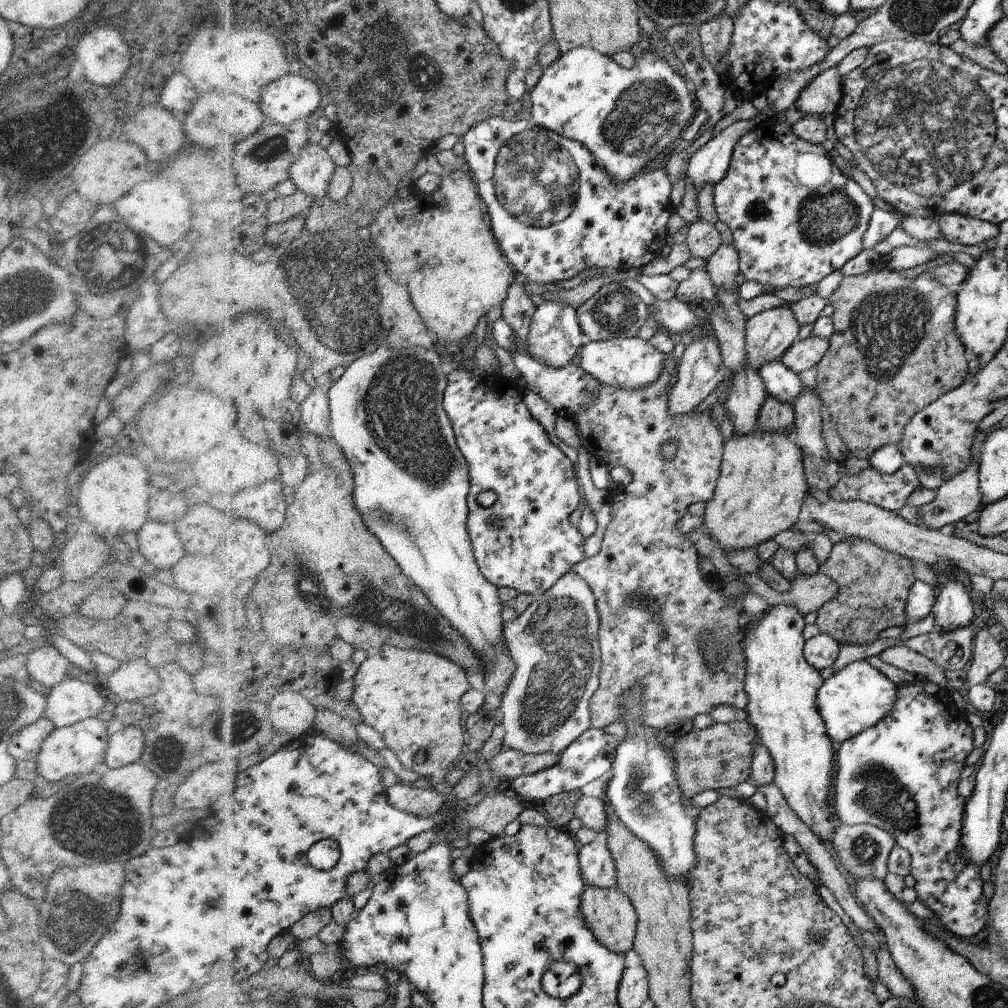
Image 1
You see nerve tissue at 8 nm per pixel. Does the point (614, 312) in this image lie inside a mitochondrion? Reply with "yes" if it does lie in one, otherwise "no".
yes

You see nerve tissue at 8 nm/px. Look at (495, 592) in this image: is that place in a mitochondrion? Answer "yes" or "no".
no

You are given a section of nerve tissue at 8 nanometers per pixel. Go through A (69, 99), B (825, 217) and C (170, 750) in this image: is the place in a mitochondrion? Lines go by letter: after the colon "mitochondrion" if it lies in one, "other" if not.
A: other
B: mitochondrion
C: mitochondrion

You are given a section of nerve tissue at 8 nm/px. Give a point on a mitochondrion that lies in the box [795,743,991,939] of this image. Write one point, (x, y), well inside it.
(878, 795)

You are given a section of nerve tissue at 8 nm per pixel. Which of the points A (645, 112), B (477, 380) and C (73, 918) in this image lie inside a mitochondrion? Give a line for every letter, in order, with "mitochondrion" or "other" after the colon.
A: mitochondrion
B: other
C: mitochondrion

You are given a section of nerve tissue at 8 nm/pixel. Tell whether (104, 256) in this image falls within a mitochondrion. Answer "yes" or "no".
yes

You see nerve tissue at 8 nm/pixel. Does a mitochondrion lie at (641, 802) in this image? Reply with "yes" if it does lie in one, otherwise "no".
yes

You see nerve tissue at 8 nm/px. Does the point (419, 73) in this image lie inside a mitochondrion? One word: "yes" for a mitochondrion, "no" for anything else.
yes

